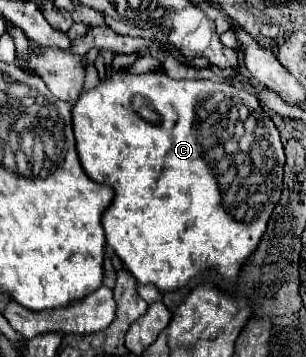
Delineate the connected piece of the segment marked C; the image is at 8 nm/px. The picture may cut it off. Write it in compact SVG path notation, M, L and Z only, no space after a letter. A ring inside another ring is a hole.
M117 72L111 78L107 78L105 82L101 82L97 88L83 92L79 96L77 104L73 106L73 132L75 132L77 154L79 154L83 170L95 182L111 184L115 188L115 200L111 202L111 206L103 214L103 228L105 228L107 244L115 250L115 254L121 258L121 262L127 266L127 270L137 278L137 282L153 284L159 288L159 292L169 292L169 290L179 290L179 288L187 286L193 278L197 278L205 270L215 270L221 278L235 282L239 278L241 268L247 262L249 254L257 248L261 236L265 234L267 222L269 222L273 208L275 208L277 200L281 198L281 190L283 190L285 152L283 152L283 144L279 138L279 130L275 128L271 118L267 120L267 116L265 116L265 122L261 120L261 116L265 112L263 112L263 106L257 102L255 112L249 112L249 116L245 118L245 136L239 140L239 150L243 154L237 156L241 160L239 162L235 160L235 154L239 152L237 142L235 142L235 124L239 120L239 116L237 116L239 96L241 96L241 92L237 92L229 84L215 84L215 82L207 82L207 80L173 80L167 74L157 74L157 72L147 72L147 74L139 74L139 76ZM243 172L245 172L245 184L257 184L255 186L257 190L253 190L253 188L249 190L253 194L249 194L247 188L241 188Z

